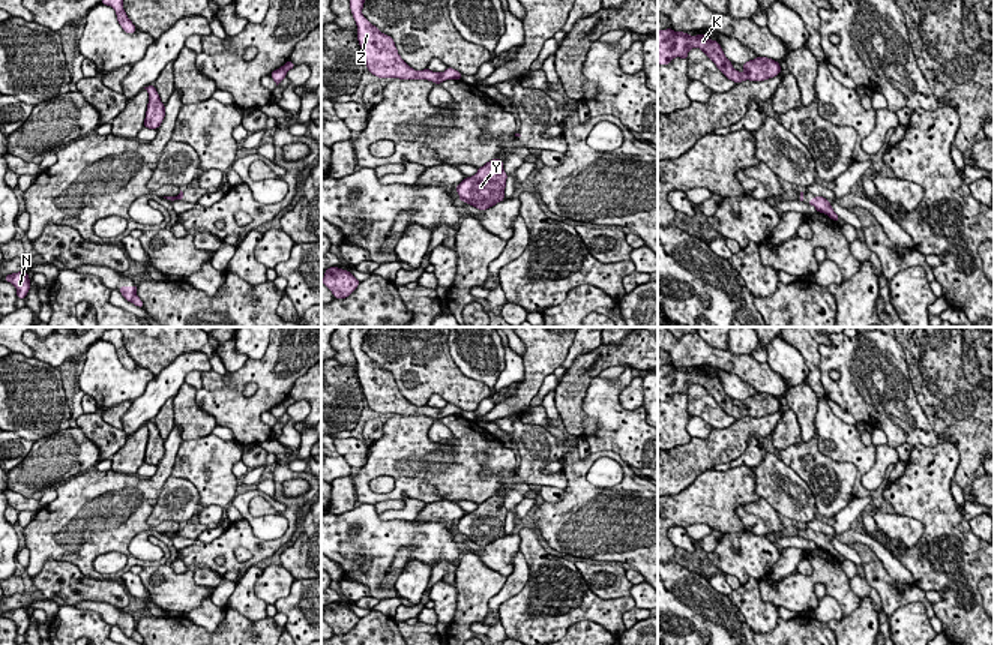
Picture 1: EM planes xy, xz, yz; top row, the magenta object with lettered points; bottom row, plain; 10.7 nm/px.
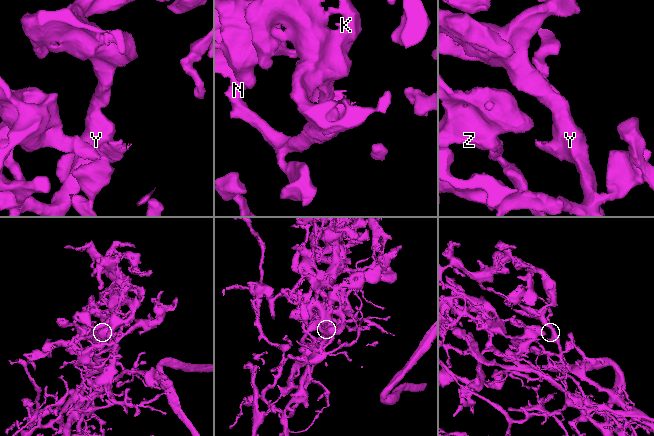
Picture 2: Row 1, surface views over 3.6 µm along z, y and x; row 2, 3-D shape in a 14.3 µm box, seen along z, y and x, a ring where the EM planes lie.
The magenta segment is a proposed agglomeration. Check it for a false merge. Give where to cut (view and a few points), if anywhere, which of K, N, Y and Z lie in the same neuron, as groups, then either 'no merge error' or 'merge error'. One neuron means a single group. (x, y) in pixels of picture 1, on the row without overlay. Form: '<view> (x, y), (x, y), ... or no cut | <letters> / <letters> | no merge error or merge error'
no cut | K N Y Z | no merge error

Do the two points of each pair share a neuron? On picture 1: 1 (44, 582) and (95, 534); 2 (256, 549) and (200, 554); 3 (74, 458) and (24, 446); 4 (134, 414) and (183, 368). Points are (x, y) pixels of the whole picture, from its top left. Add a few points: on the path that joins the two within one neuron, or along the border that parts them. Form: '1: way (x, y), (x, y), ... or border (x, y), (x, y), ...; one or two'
1: border (35, 575), (50, 560), (66, 560), (96, 579); two
2: way (242, 542), (228, 542), (213, 549); one
3: border (35, 441), (30, 452), (15, 467); two
4: way (146, 405), (171, 380); one

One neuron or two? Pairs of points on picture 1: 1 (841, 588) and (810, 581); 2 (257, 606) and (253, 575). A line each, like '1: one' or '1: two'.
1: one
2: one

